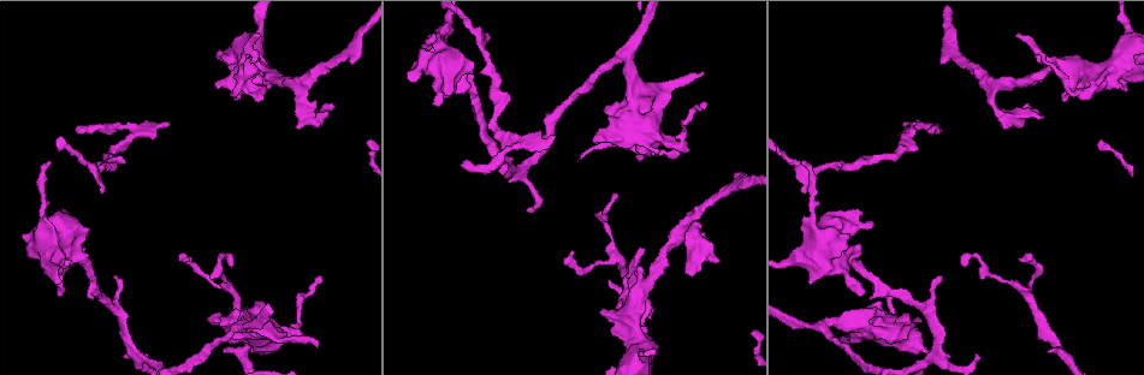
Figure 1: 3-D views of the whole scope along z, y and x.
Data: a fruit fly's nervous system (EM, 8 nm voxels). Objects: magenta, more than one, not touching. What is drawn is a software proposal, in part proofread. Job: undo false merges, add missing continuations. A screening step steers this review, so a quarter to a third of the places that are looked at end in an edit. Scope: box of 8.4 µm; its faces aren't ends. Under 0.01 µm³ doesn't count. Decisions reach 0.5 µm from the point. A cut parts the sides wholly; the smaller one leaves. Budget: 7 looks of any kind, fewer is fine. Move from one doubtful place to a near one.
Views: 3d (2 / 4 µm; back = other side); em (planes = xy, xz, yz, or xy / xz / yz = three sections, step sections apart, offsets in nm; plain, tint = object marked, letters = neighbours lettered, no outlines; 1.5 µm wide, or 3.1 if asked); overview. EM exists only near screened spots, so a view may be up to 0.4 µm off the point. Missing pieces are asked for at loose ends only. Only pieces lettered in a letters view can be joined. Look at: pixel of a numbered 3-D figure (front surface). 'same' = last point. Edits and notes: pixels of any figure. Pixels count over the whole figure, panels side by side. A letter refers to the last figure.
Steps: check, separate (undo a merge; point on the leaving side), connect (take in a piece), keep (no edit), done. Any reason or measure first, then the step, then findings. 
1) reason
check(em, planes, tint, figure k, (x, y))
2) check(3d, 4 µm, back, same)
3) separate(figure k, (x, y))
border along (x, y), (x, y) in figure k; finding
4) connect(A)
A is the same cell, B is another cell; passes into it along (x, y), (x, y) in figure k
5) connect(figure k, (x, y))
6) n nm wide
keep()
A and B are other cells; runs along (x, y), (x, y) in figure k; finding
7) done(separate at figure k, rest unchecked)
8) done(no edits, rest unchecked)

branch stops here
check(em, yz, step 4, letters, figure 1, (553, 137))

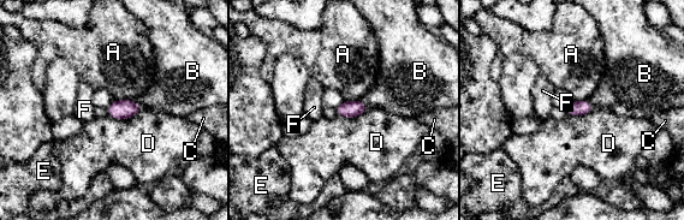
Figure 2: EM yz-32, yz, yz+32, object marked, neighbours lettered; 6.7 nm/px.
100 nm wide
connect(figure 2, (172, 90))
B is the same cell, A, C, D, E and F are other cells; passes into it along (125, 108), (137, 103), (172, 90) in figure 2; the cell continues

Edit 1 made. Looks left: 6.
branch stops here
check(em, planes, letters, figure 1, (940, 275))

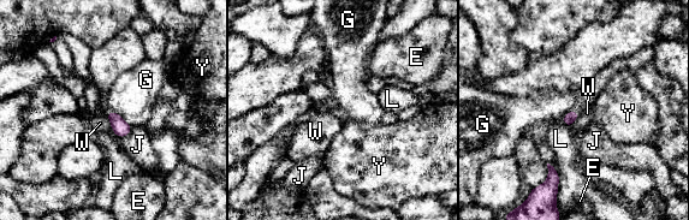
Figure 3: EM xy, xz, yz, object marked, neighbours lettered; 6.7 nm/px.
G touches over 180 nm
keep()
E, G, J, L, W and Y are other cells; border along (112, 110), (132, 126) in figure 3; no lettered piece goes on from it

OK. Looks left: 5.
done(connect at figure 2, rest unchecked)

